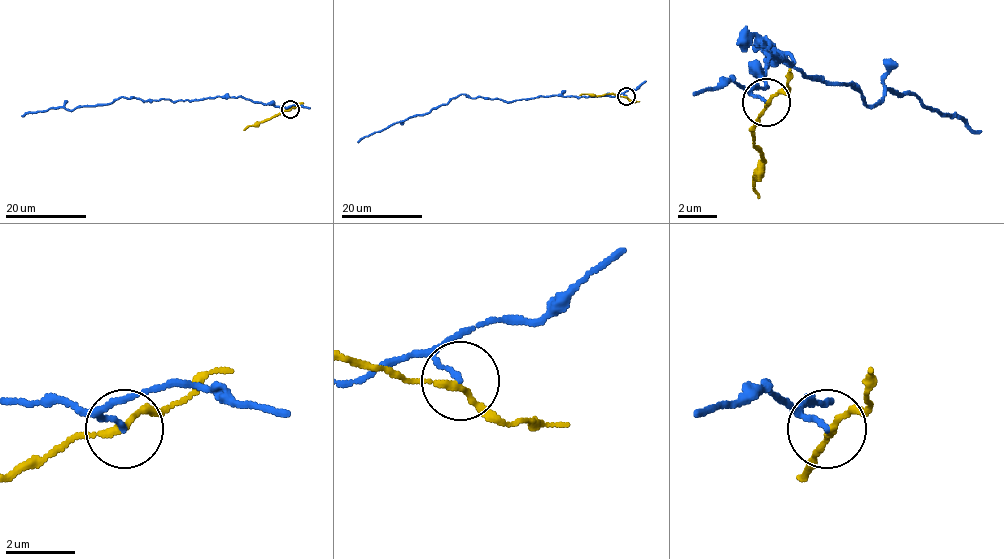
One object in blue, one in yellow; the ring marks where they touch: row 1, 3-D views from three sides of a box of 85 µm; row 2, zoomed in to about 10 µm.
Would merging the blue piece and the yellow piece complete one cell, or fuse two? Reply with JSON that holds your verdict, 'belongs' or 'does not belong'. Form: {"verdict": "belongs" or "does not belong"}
{"verdict": "does not belong"}

